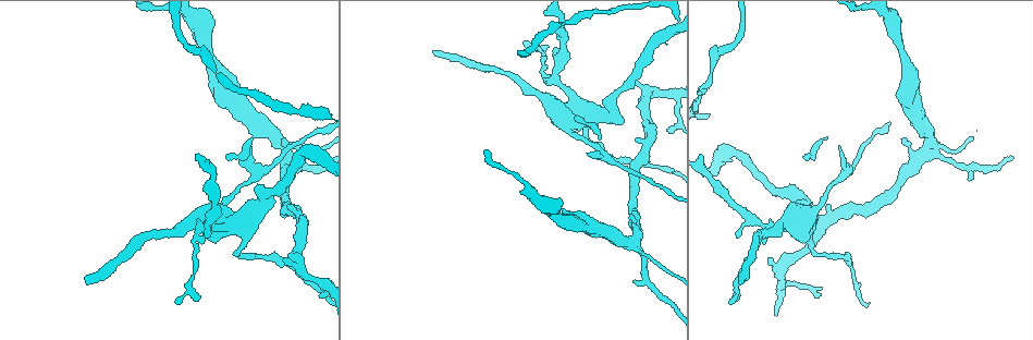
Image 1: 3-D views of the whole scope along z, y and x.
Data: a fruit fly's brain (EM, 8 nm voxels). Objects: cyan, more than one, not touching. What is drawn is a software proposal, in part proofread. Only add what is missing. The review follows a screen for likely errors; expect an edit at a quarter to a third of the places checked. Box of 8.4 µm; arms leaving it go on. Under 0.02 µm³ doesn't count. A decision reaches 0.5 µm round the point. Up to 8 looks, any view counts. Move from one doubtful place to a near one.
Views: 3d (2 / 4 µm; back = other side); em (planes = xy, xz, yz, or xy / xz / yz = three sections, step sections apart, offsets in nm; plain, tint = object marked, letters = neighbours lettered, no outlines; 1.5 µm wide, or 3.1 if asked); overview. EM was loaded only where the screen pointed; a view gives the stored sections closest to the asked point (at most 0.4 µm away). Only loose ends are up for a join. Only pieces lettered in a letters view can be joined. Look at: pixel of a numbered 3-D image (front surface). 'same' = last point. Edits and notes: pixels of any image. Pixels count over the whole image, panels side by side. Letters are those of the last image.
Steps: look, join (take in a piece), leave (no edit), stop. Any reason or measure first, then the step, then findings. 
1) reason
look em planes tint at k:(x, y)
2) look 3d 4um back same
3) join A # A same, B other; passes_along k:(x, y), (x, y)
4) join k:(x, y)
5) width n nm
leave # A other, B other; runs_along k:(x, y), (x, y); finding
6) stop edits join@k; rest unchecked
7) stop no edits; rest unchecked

free end
look 3d 4um at 1:(767, 262)

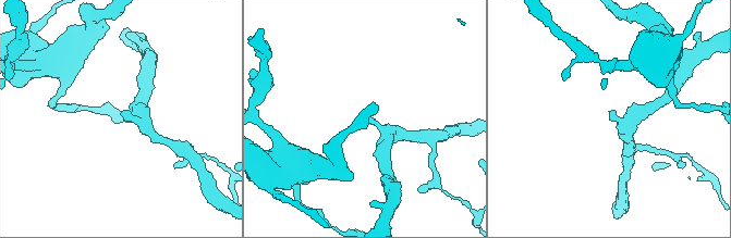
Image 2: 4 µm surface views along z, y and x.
now the EM
look em yz step 8 letters at 2:(121, 114)

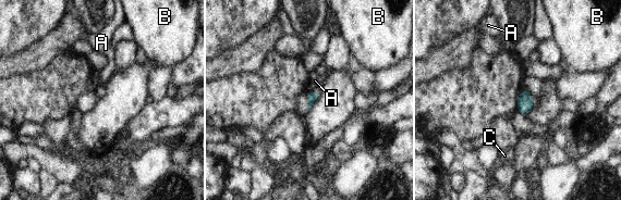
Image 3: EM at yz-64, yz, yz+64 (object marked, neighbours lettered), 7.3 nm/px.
another direction
look em planes letters same

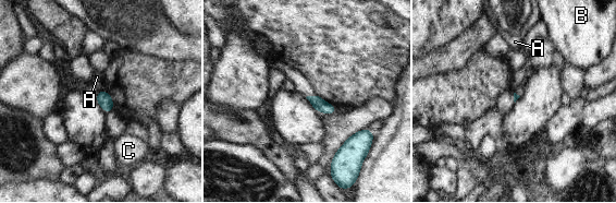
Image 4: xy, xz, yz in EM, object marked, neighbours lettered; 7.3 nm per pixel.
leave # A other, B other, C other; border 4:(105, 90), (99, 92); none of them fits

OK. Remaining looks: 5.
an open end
look 3d 2um back at 1:(901, 138)

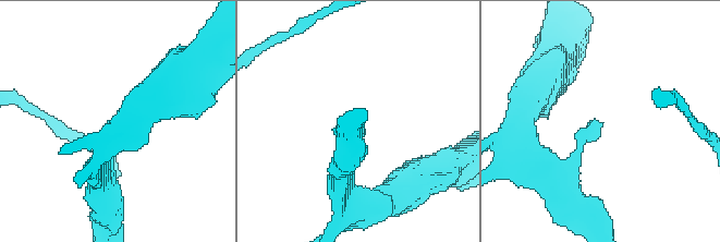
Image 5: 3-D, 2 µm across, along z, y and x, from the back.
look em xy step 8 tint at 5:(600, 122)

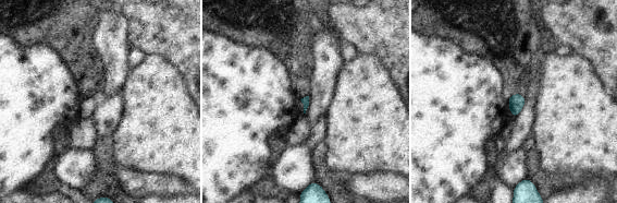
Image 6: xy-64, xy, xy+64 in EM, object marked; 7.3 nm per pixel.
another direction
look em planes letters same

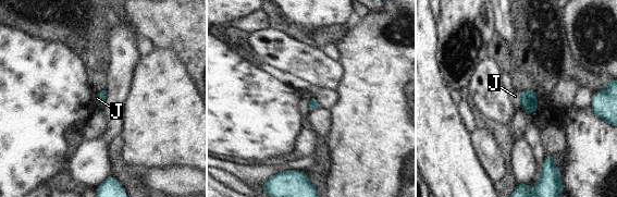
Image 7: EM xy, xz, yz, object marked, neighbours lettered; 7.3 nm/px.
leave # J other; border 7:(517, 93), (520, 99), (520, 107); none of them fits

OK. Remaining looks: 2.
an open end
look em xy step 4 tint at 1:(87, 283)

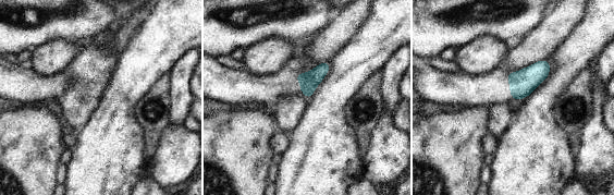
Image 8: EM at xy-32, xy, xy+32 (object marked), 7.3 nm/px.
look em planes letters same

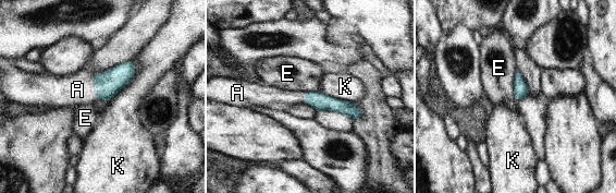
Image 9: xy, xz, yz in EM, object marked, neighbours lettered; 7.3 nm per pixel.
join A # A same, E other, K other; passes_along 9:(108, 84), (95, 86), (77, 89); it goes on there

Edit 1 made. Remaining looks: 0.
stop edits join@9; rest unchecked

